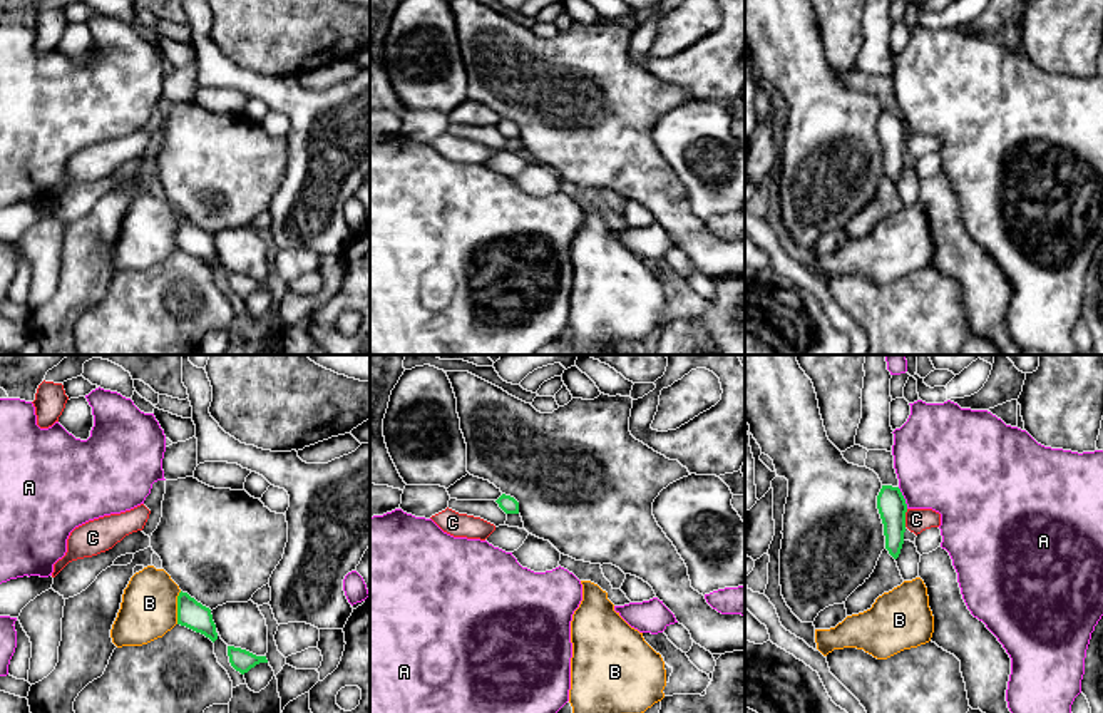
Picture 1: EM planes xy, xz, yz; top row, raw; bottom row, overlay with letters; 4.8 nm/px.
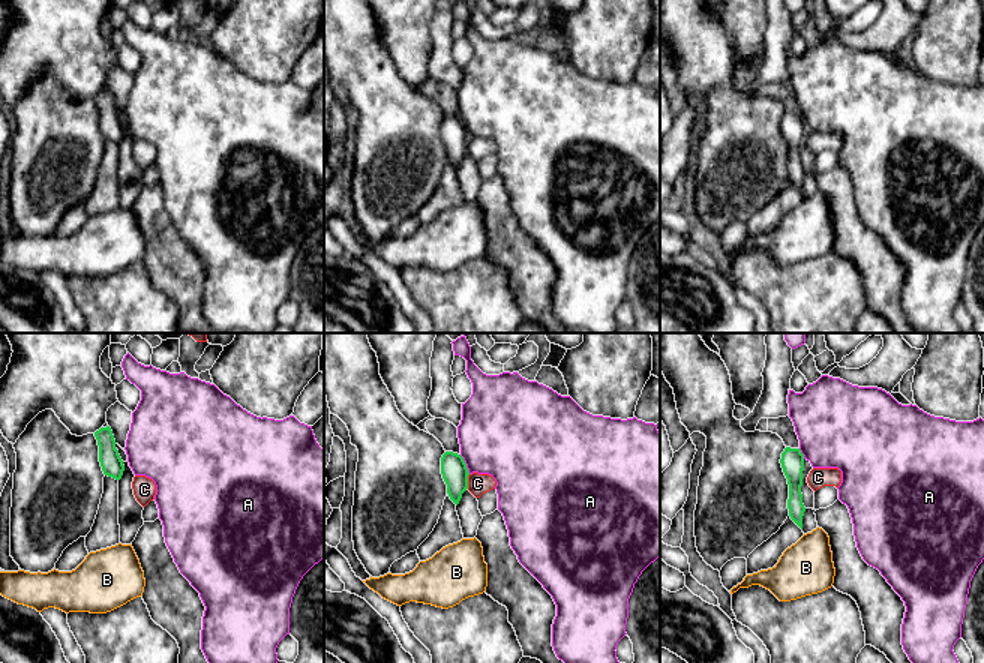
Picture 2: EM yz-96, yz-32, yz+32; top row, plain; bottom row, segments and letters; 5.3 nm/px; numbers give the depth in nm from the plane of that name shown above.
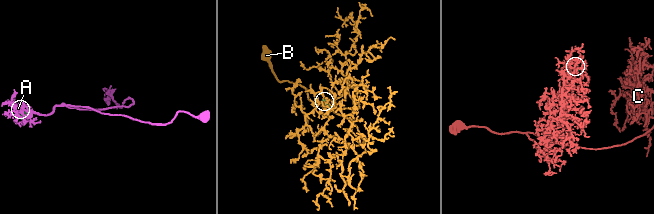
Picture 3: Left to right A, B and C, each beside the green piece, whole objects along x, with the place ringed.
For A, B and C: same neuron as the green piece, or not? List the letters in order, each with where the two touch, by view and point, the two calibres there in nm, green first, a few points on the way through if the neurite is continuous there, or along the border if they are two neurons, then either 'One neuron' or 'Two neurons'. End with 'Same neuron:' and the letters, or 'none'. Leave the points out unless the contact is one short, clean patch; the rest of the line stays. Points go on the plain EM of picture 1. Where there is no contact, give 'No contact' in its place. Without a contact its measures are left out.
A: Touches green at yz (902, 123). Thickness 140 nm (green) against 440 nm. Two neurons
B: Touches green at xy (178, 233). Thickness 140 nm (green) against 280 nm. Boundary: xy (181, 216), (178, 221), (176, 248). Two neurons
C: Touches green at yz (904, 143). Thickness 140 nm (green) against 110 nm. Two neurons
Same neuron: none

